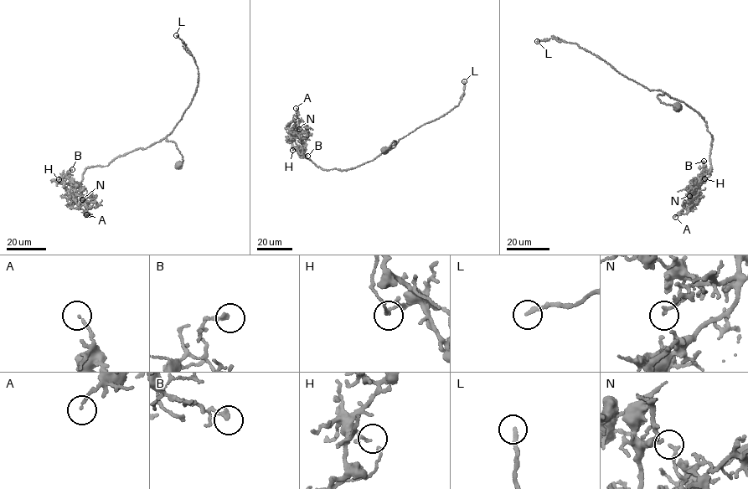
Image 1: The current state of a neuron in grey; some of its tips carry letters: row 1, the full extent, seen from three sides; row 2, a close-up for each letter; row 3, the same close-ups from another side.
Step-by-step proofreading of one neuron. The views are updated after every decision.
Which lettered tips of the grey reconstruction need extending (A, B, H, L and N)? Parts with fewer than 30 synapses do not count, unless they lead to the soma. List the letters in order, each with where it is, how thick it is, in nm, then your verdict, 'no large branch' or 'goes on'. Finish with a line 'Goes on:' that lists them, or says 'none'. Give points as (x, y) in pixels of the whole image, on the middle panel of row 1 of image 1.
A: (296, 108) | 120 nm | no large branch
B: (307, 156) | 170 nm | no large branch
H: (292, 150) | 140 nm | no large branch
L: (464, 81) | 190 nm | no large branch
N: (299, 129) | 130 nm | no large branch
Goes on: none

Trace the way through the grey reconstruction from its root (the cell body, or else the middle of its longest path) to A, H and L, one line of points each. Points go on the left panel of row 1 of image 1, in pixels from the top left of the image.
A: (179, 164), (183, 159), (176, 143), (165, 138), (116, 156), (108, 165), (86, 168), (78, 187), (86, 214)
H: (179, 164), (183, 159), (176, 143), (165, 138), (116, 156), (108, 165), (86, 168), (79, 182), (59, 179)
L: (179, 164), (182, 154), (176, 143), (166, 137), (191, 104), (198, 73), (189, 51), (176, 35)

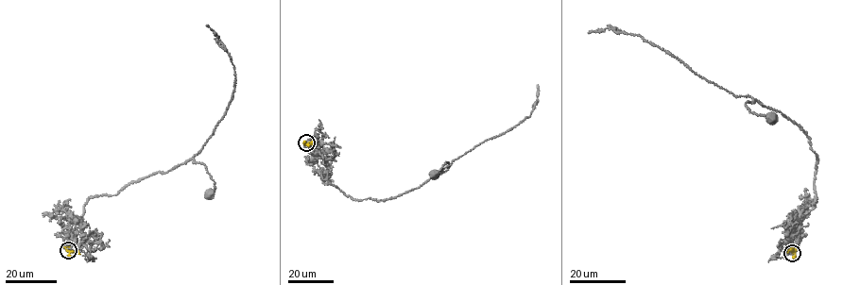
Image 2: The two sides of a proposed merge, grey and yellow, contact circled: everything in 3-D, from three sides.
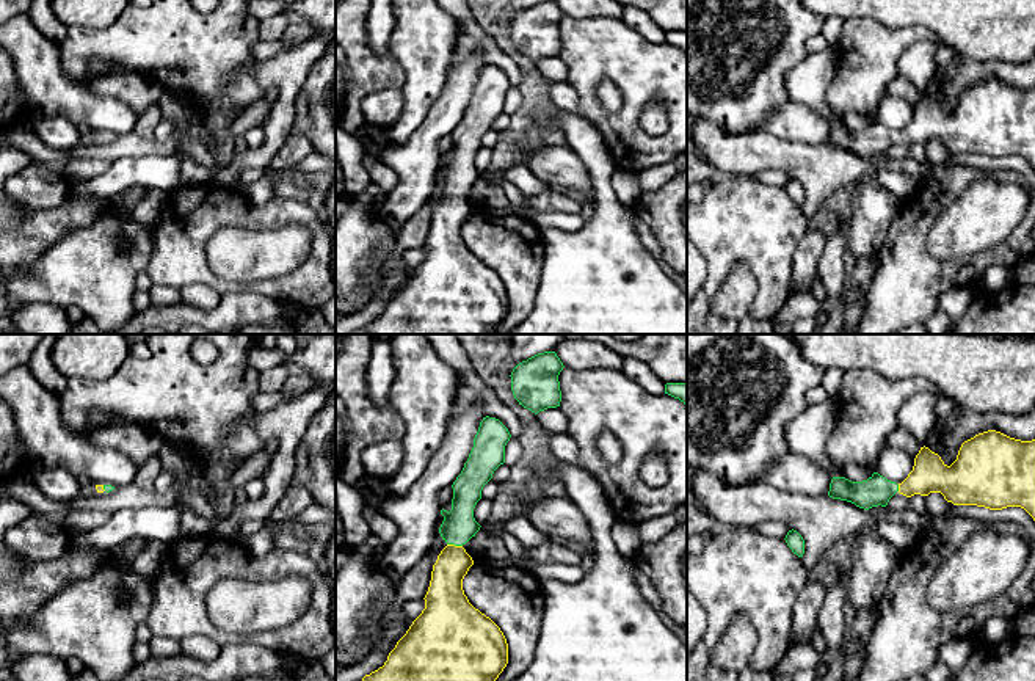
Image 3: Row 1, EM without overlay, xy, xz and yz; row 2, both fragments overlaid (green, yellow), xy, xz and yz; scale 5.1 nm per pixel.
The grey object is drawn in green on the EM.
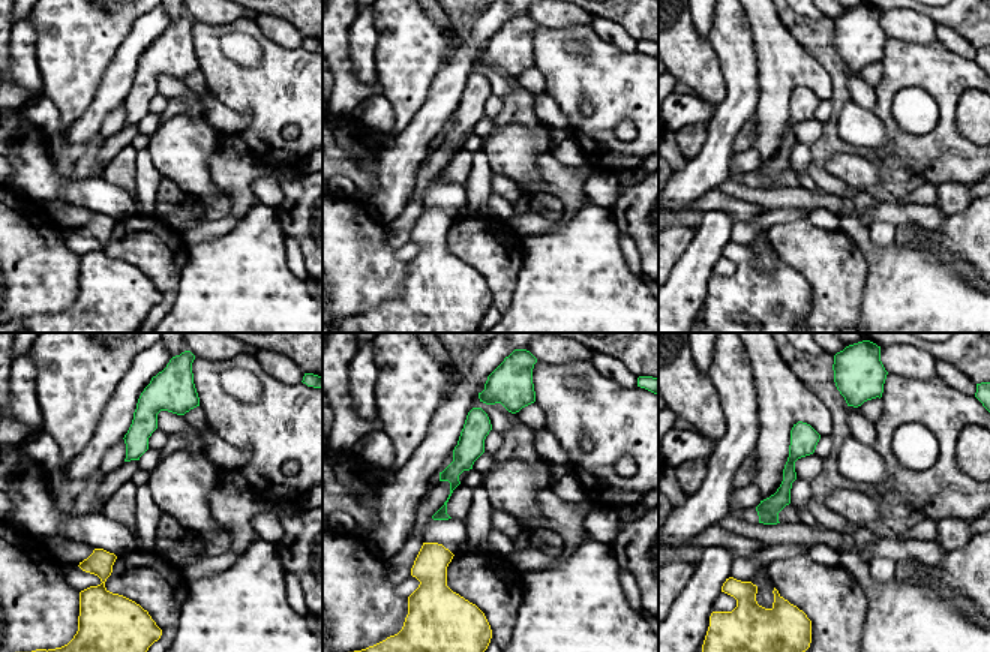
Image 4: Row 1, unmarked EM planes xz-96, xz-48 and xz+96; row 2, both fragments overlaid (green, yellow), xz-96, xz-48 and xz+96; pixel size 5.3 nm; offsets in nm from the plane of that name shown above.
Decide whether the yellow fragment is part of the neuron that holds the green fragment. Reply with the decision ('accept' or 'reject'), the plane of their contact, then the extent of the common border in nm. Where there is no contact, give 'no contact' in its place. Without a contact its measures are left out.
accept; meets green in xz; contact 80 nm long

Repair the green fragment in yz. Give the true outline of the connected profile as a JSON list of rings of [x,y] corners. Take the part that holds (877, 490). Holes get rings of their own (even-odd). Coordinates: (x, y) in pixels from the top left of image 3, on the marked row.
[[[988,430],[964,441],[950,466],[924,446],[902,483],[878,472],[862,482],[833,477],[828,496],[869,510],[886,507],[897,491],[906,497],[941,493],[953,505],[990,510],[1021,507],[1035,521],[1035,439],[1021,441]]]

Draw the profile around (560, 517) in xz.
[[[549,497],[535,505],[525,518],[546,535],[577,541],[586,552],[596,555],[593,527],[569,497]]]

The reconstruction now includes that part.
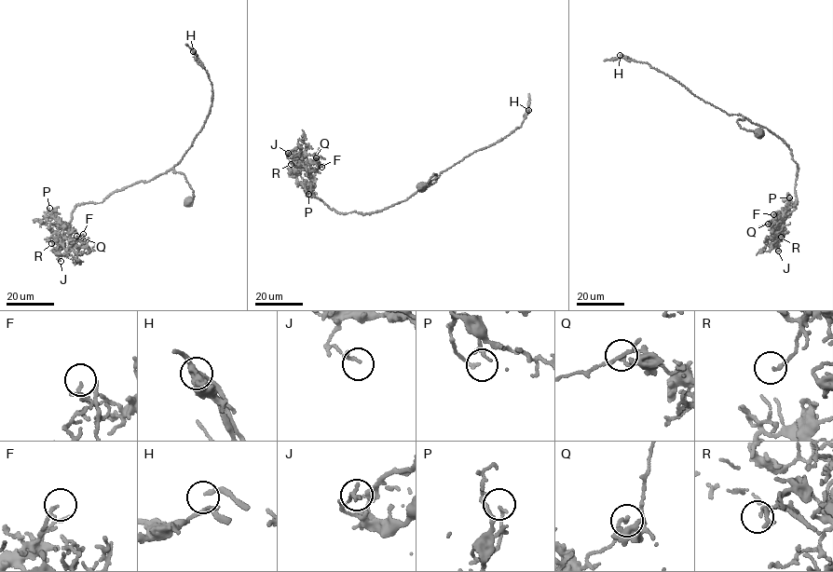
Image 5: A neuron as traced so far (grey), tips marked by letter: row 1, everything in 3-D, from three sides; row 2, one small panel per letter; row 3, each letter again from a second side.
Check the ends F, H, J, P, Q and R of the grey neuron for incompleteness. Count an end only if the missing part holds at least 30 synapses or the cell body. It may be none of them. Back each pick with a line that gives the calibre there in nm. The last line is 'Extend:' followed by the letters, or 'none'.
H: Thickness 170 nm
Extend: H

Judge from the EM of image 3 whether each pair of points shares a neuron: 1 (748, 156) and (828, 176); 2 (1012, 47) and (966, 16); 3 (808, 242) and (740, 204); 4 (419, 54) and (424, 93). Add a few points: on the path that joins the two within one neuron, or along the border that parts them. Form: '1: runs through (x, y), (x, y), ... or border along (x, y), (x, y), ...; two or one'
1: runs through (769, 156), (786, 156), (808, 163); one
2: runs through (1001, 36), (987, 22), (977, 21); one
3: border along (808, 229), (795, 250), (792, 275); two
4: runs through (424, 63), (424, 83); one

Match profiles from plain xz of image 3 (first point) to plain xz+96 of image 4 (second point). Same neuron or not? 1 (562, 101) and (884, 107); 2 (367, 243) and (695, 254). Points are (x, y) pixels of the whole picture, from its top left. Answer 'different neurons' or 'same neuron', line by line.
1: different neurons
2: different neurons

